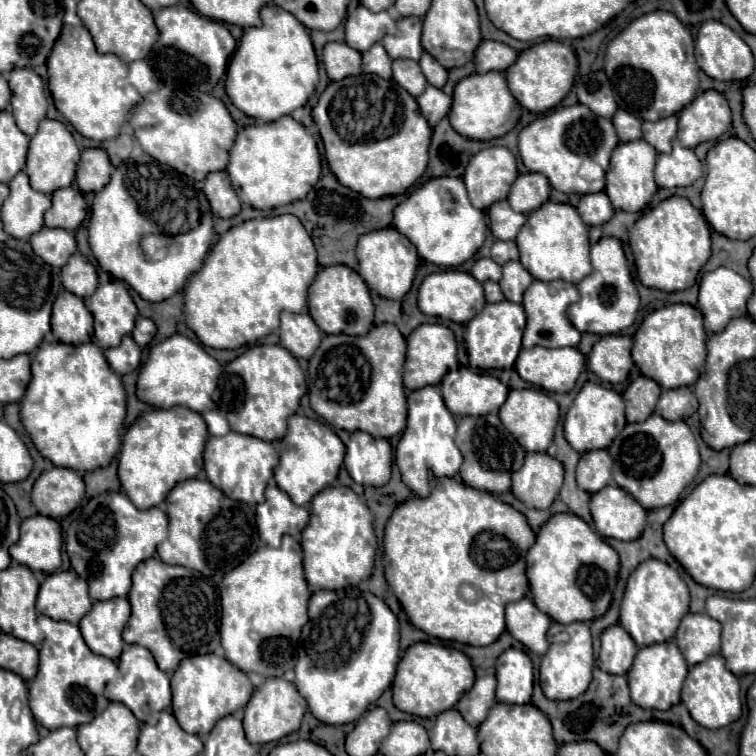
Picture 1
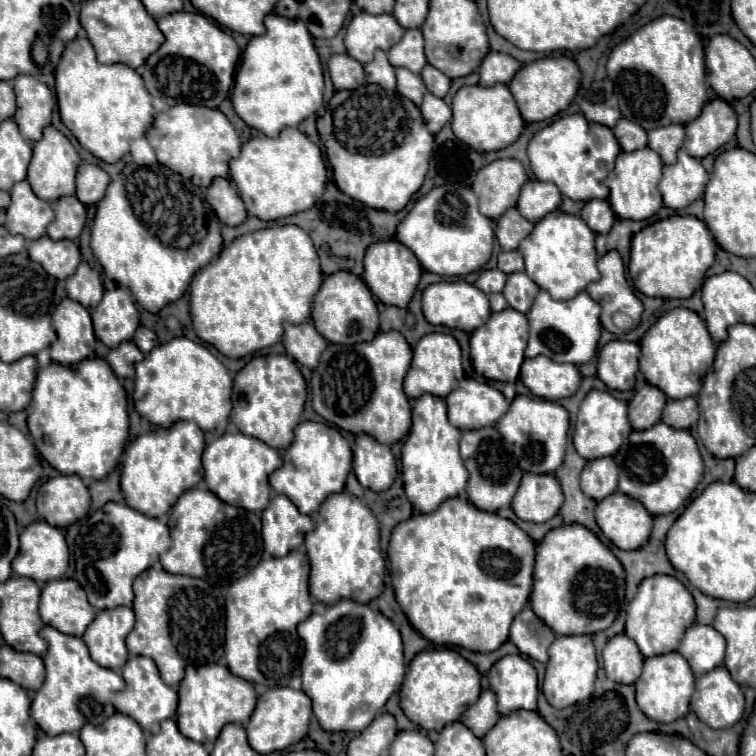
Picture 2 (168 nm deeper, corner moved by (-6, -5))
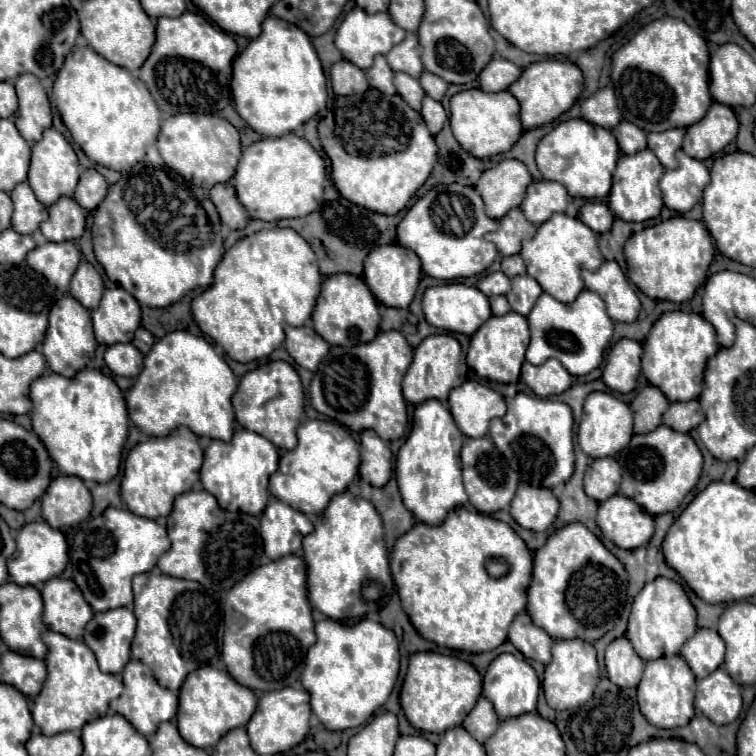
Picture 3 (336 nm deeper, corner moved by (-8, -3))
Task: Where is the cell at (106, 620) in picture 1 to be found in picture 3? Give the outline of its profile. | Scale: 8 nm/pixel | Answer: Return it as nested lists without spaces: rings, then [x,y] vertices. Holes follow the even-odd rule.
[[[120,607],[104,613],[94,613],[86,625],[84,643],[94,651],[104,673],[120,675],[130,659],[130,643],[136,629],[132,609]]]

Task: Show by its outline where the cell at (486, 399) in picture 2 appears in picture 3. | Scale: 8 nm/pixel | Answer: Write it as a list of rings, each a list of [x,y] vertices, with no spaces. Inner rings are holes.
[[[466,381],[450,391],[450,413],[466,437],[484,437],[494,417],[504,417],[506,403],[500,393],[476,381]]]

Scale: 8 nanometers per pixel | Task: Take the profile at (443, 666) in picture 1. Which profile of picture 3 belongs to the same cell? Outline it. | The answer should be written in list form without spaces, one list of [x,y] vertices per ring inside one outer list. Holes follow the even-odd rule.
[[[414,653],[400,689],[400,705],[412,727],[428,733],[444,733],[462,725],[464,715],[472,711],[482,693],[482,677],[478,671],[452,655],[442,653]]]

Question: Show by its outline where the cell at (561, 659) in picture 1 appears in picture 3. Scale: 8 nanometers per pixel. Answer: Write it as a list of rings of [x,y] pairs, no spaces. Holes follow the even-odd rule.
[[[568,639],[568,641],[554,641],[552,645],[552,661],[546,665],[542,689],[546,703],[556,709],[576,709],[584,705],[598,685],[598,663],[596,663],[596,649],[592,643],[582,639]]]

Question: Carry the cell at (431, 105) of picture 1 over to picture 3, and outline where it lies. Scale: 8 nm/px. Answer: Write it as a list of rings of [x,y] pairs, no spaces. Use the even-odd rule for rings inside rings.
[[[426,97],[424,103],[422,103],[420,115],[424,117],[424,121],[426,121],[430,133],[432,133],[432,135],[438,135],[440,129],[442,129],[442,125],[444,125],[444,121],[446,121],[446,113],[444,113],[442,105],[440,105],[438,101]]]

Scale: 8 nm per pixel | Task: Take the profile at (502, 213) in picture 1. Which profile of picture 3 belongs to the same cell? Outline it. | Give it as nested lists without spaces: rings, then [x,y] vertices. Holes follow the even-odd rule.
[[[520,209],[508,211],[506,217],[500,219],[500,229],[492,233],[492,243],[500,251],[502,257],[510,257],[520,253],[522,241],[532,239],[536,233],[536,225],[528,223]]]

